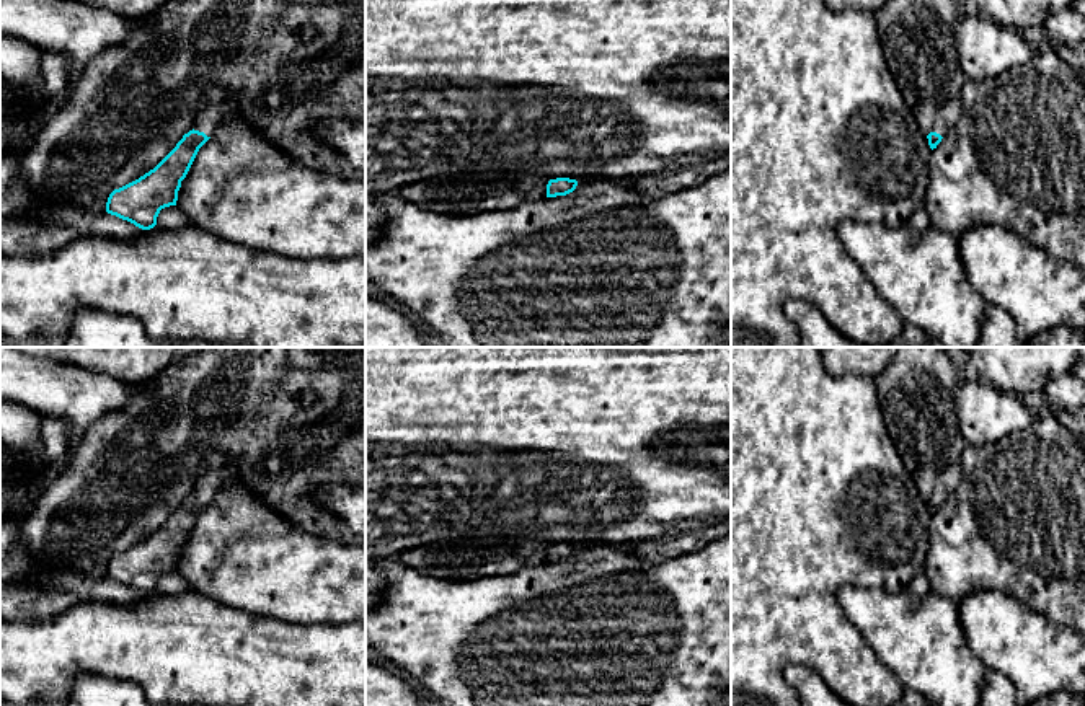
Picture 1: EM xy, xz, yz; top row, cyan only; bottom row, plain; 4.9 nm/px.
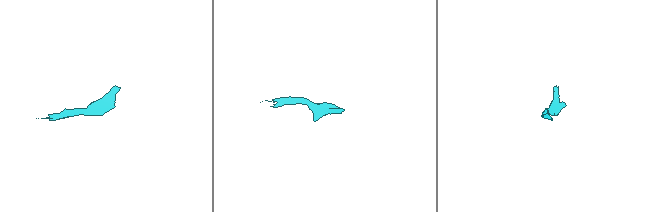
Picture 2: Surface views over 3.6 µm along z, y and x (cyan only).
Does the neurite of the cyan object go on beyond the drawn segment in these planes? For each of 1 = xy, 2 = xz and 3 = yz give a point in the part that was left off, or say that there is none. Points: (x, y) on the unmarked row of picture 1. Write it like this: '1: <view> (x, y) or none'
1: xy (211, 483)
2: none
3: yz (948, 478)

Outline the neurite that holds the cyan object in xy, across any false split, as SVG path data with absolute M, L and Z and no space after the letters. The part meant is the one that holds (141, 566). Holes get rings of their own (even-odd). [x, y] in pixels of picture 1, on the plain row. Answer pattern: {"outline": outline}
{"outline": "M233 466L206 473L194 494L184 499L153 535L109 559L106 577L142 595L153 593L160 576L176 571L181 546L186 543L199 514L224 486L235 481L235 476Z"}

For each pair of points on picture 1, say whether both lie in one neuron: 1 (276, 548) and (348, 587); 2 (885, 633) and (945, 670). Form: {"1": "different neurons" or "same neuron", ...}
{"1": "same neuron", "2": "same neuron"}

